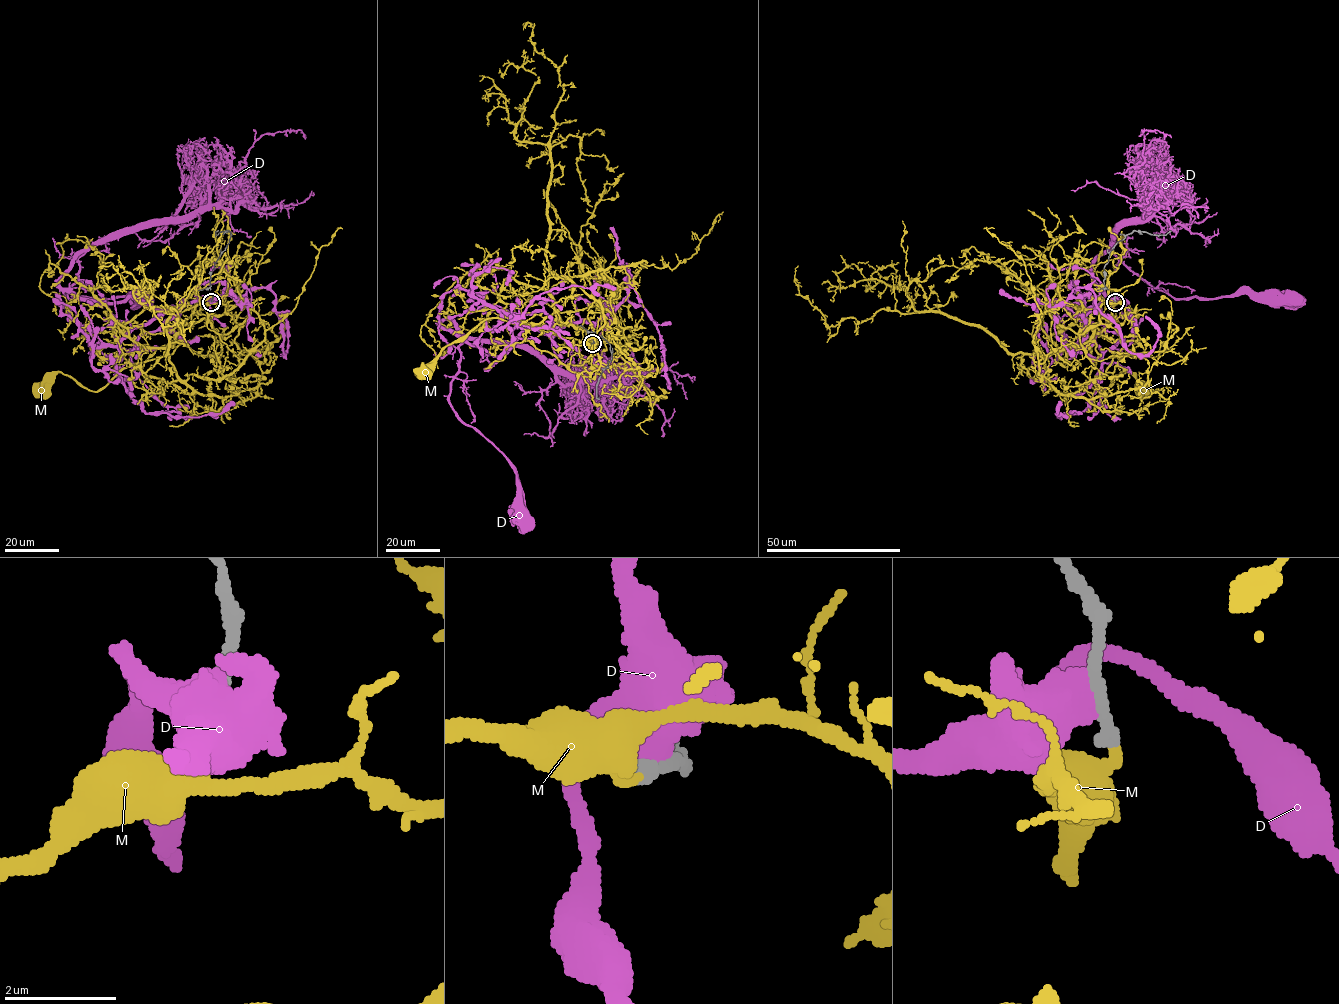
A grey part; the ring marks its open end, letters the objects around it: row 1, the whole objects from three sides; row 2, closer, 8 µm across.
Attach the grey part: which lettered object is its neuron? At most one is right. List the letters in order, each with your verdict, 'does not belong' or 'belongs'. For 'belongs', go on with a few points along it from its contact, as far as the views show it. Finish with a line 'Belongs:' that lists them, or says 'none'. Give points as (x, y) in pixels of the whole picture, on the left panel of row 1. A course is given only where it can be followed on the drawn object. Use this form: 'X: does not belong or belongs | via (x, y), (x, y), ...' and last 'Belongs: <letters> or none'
D: does not belong
M: does not belong
Belongs: none

